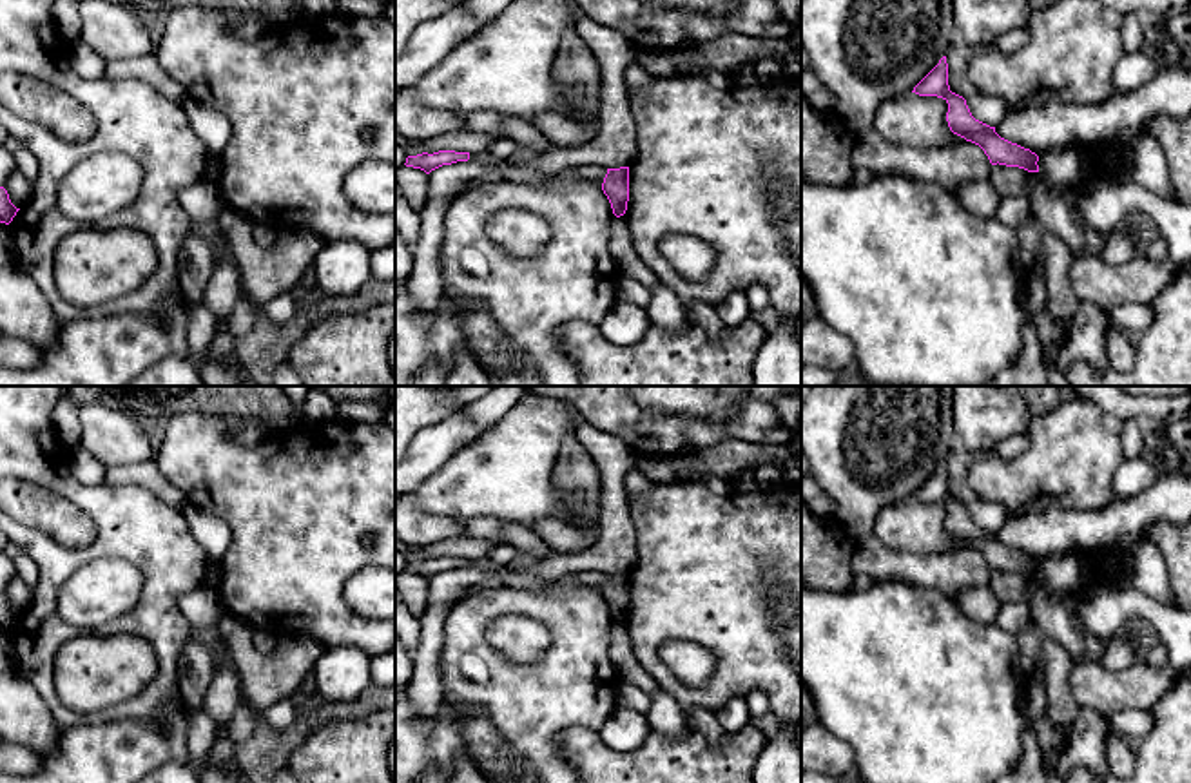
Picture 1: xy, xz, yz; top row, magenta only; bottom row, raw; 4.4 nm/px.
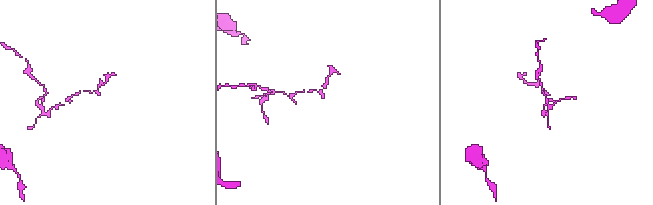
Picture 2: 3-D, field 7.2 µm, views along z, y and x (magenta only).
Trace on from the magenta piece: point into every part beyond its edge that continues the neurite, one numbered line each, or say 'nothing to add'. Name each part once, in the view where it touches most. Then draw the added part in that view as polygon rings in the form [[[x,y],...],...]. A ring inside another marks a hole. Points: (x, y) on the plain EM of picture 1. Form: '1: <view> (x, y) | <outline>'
nothing to add

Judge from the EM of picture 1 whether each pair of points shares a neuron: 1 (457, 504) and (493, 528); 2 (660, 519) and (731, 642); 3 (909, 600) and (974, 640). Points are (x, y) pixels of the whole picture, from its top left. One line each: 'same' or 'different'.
1: different
2: same
3: same

